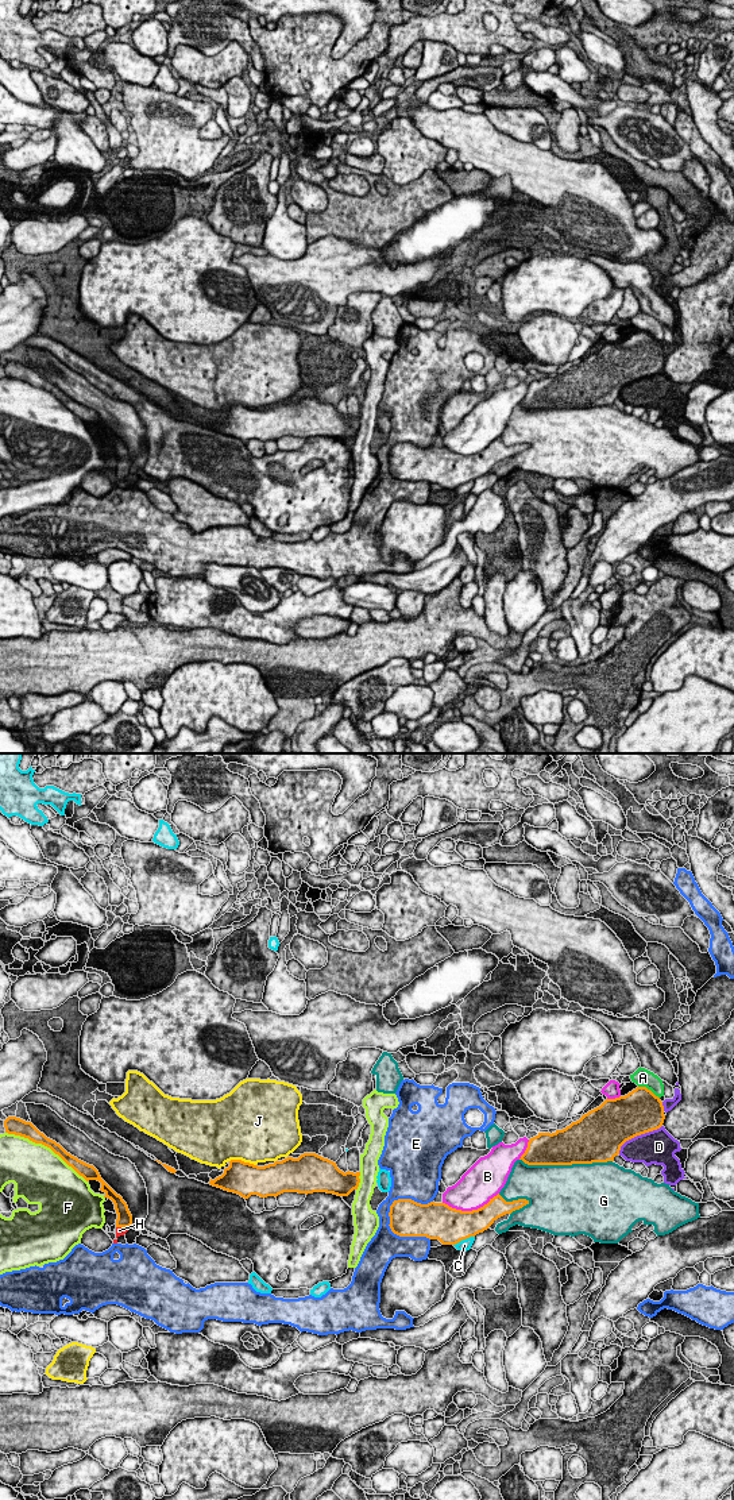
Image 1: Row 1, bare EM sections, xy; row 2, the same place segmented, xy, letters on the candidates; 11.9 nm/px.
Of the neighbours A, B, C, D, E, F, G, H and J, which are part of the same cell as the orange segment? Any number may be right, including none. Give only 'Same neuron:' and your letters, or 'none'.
Same neuron: H

